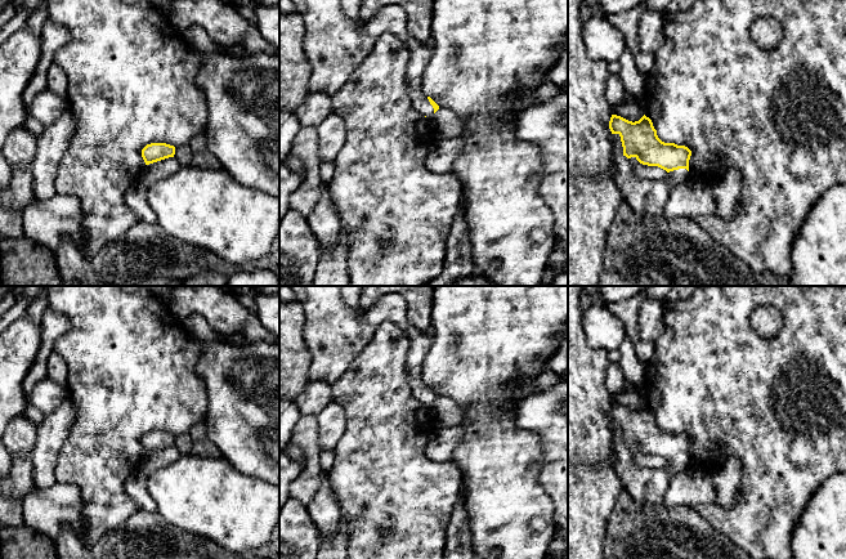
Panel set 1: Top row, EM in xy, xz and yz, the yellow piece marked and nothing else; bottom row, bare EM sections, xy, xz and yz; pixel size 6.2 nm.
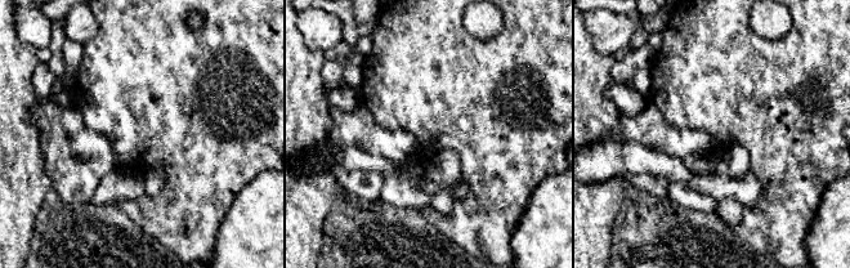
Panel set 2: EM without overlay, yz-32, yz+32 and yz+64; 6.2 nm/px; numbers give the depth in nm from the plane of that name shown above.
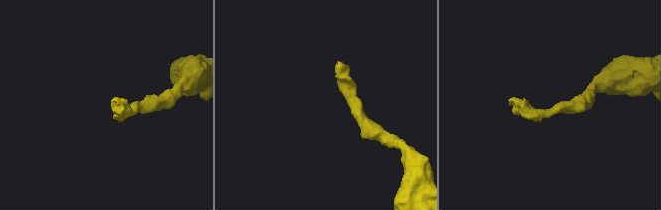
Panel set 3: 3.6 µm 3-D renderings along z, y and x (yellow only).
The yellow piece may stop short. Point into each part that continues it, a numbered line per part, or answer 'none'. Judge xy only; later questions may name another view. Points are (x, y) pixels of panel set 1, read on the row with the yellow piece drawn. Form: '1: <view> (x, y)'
none

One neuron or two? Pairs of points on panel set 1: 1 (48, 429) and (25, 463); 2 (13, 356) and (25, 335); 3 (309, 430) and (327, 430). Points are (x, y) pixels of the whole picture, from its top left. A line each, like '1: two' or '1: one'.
1: two
2: one
3: two

